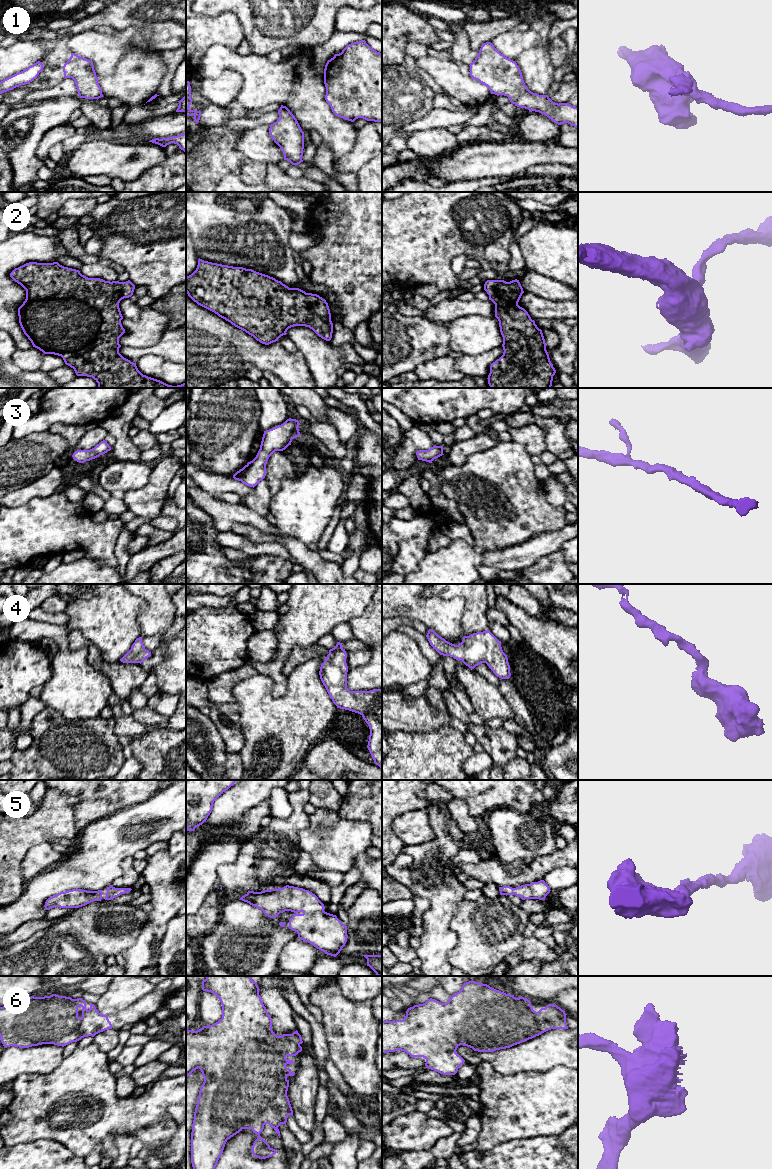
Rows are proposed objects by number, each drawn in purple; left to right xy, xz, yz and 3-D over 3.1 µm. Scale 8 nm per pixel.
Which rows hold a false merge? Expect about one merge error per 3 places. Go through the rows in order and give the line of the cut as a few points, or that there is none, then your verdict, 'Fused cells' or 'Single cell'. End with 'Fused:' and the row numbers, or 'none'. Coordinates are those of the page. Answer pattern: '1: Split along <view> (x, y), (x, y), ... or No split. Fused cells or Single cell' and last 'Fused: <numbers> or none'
1: No split. Single cell
2: No split. Single cell
3: No split. Single cell
4: No split. Single cell
5: No split. Single cell
6: No split. Single cell
Fused: none

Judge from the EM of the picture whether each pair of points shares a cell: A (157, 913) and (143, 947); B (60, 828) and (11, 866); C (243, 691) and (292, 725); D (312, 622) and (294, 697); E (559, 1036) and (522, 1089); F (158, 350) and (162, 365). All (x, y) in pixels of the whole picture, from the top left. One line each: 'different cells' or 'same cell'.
A: same cell
B: same cell
C: same cell
D: different cells
E: different cells
F: different cells

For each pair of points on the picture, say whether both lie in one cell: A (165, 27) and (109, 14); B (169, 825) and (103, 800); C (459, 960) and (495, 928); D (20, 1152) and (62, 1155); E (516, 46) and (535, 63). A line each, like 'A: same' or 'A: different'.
A: same
B: different
C: same
D: same
E: different

